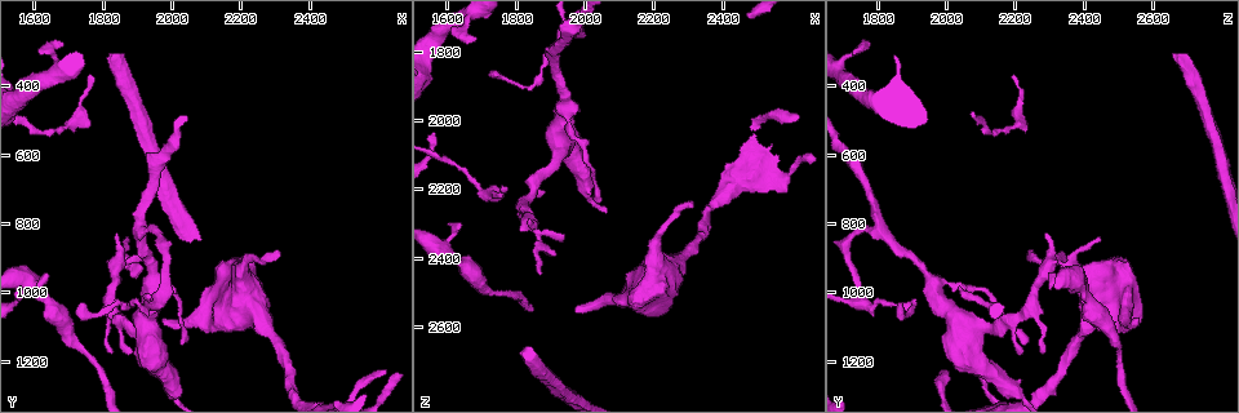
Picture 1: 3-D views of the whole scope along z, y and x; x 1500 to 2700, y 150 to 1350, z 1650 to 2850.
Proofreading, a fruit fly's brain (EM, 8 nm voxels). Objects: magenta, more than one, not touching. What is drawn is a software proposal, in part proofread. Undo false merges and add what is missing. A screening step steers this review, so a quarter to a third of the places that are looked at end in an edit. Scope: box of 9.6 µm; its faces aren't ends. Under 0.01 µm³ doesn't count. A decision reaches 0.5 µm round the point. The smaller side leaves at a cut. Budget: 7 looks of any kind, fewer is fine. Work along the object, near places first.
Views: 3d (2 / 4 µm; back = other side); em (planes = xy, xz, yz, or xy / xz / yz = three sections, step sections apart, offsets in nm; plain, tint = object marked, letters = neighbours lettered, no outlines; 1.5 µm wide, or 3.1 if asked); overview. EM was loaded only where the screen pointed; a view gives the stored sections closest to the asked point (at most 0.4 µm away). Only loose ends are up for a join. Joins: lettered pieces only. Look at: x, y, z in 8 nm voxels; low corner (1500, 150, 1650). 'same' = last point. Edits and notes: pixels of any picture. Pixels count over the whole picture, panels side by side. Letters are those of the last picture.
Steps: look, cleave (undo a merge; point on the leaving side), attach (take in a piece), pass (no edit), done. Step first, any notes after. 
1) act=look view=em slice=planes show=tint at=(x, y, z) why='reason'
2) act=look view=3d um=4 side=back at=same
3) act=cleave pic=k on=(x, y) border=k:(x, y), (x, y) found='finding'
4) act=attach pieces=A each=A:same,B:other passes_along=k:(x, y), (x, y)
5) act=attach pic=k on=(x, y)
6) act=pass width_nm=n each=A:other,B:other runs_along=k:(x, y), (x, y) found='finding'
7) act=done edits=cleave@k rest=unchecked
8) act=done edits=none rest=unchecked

act=look view=em slice=planes show=tint at=(2630, 1230, 1990) why='branch stops here'

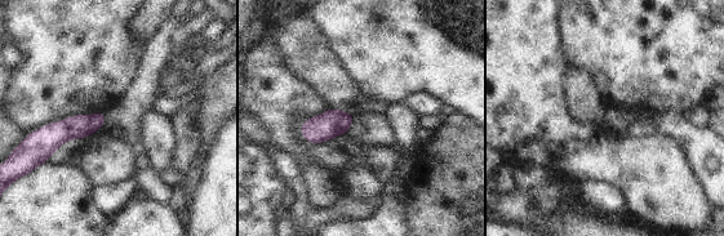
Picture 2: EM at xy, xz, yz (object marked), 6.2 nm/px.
act=look view=em slice=planes show=letters at=same why='what lies round it'

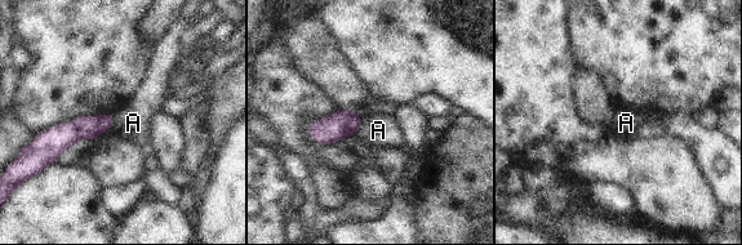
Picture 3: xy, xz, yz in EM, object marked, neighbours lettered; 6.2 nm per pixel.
act=pass each=A:other border=3:(363, 117), (355, 134) found='no lettered piece goes on from it'

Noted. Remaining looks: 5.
act=look view=em slice=xy step=8 show=letters at=(1690, 280, 1770) why='an open end'

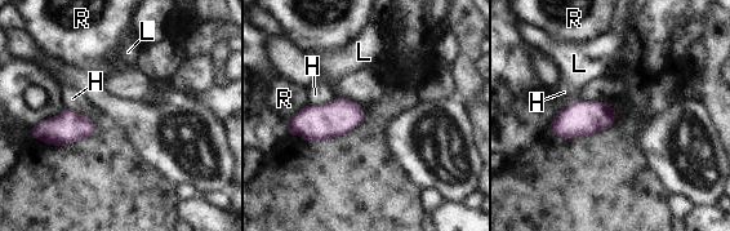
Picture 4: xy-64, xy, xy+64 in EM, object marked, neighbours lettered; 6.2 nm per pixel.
act=look view=em slice=planes show=letters at=same why='another direction'

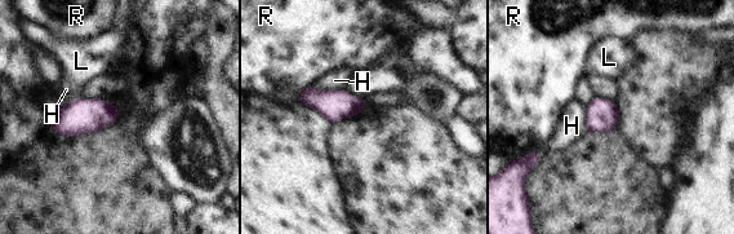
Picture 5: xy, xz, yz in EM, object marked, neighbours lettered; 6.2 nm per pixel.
act=pass width_nm=120 each=H:other,L:other,R:other border=5:(311, 85), (316, 89), (339, 91) found='no lettered piece goes on from it'

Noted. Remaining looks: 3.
act=look view=em slice=planes show=tint at=(1770, 370, 2190) why='tapers out'

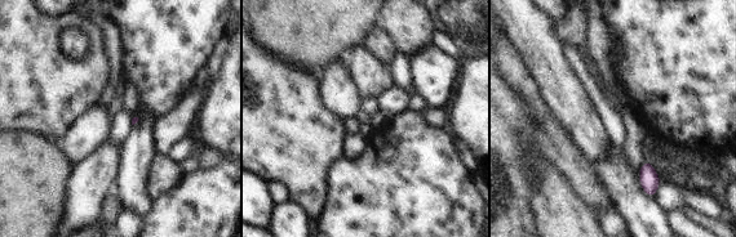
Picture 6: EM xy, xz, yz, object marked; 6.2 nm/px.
act=look view=em slice=planes show=letters at=same

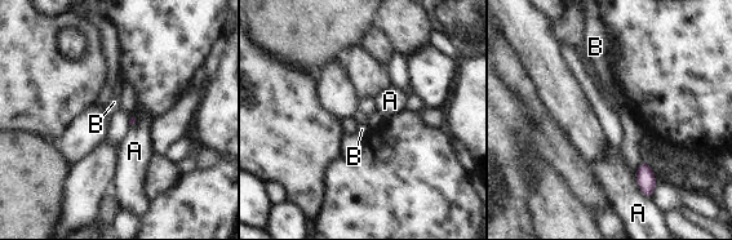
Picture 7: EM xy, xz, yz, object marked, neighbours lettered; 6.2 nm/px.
act=pass each=A:other,B:other border=7:(634, 173), (638, 189), (644, 195) found='none of them fits'

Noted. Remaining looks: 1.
act=done edits=none rest=unchecked

